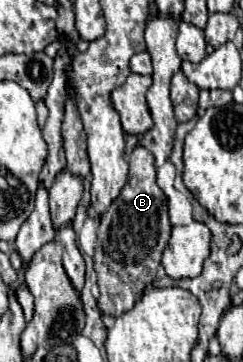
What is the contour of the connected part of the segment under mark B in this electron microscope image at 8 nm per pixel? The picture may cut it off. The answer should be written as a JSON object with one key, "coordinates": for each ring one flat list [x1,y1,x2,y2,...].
{"coordinates":[[136,145,130,155,130,173,128,181,122,187,120,195,110,203,110,207,100,215,96,227,98,243,94,253,94,269,98,273,98,307,104,315,118,317,126,309,132,309,136,295,142,295,146,285,150,285,160,267,160,257,170,239,170,221,168,221,168,203,164,191,156,183,156,165,154,155]]}

